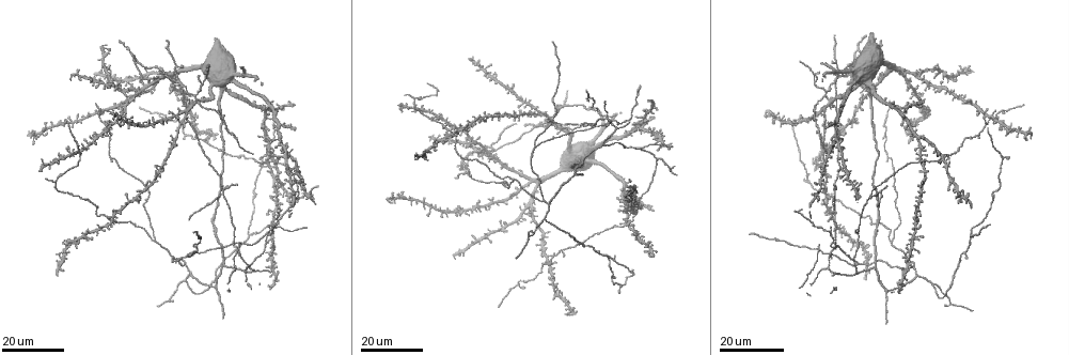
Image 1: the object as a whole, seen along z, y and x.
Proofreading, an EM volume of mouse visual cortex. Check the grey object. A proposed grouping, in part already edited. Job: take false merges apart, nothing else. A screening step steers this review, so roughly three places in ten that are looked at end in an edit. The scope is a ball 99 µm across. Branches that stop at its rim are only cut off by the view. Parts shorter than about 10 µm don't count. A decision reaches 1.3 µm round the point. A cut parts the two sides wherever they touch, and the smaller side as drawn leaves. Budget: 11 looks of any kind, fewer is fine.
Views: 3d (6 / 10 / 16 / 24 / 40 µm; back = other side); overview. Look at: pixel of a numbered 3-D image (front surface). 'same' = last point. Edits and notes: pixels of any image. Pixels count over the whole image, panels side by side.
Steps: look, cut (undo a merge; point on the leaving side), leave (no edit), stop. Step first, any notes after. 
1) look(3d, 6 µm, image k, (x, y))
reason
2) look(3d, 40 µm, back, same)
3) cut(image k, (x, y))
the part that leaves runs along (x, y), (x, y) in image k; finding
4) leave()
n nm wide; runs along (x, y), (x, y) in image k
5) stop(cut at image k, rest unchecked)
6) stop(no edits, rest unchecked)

look(3d, 16 µm, image 1, (247, 234))
a fork

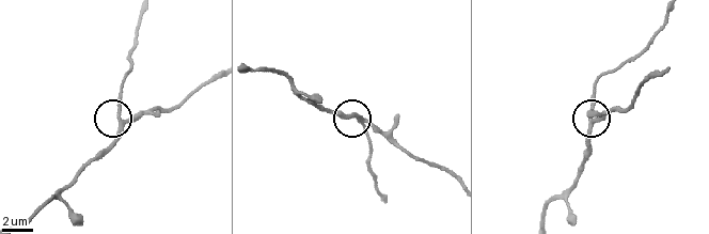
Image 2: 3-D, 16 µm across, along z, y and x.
look(3d, 6 µm, image 2, (591, 121))

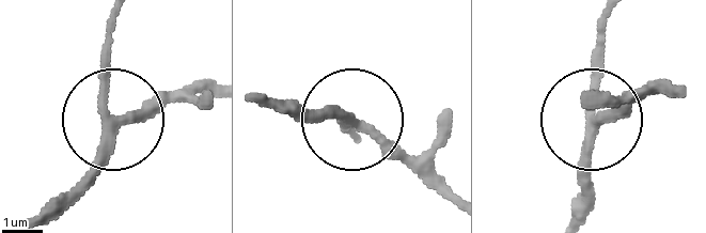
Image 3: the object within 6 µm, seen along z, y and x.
leave()
side arm 12 µm; 3 arms; continuous, no second neuron

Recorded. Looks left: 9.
look(3d, 16 µm, image 1, (242, 270))

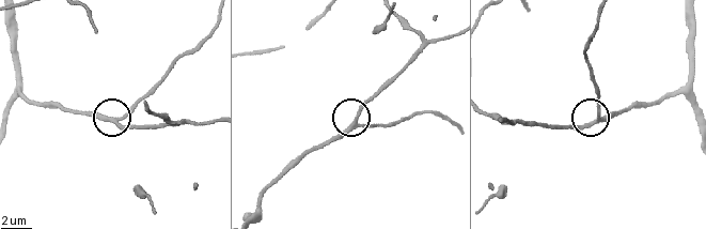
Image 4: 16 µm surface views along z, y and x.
look(3d, 6 µm, image 4, (355, 122))

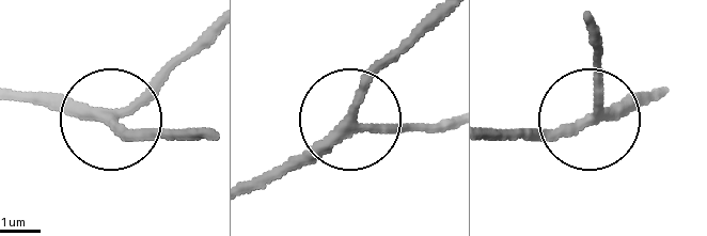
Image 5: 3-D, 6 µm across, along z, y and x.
leave()
230 nm wide; runs along (665, 91), (543, 131), (492, 131) in image 5; all the same neuron

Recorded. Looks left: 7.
look(3d, 24 µm, image 1, (874, 265))
a fork

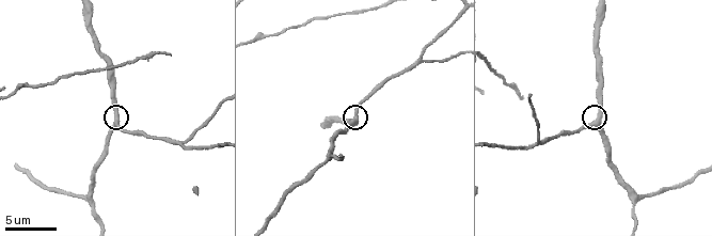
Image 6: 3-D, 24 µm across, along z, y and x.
look(3d, 10 µm, image 6, (356, 123))

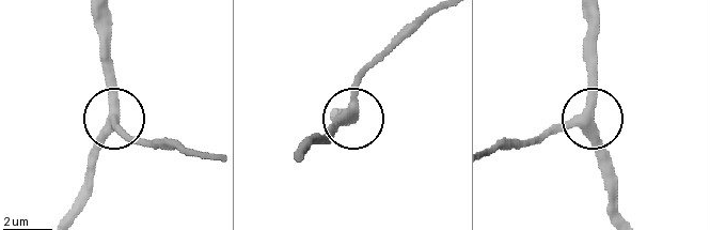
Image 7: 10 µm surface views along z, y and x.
look(3d, 10 µm, back, image 7, (349, 115))

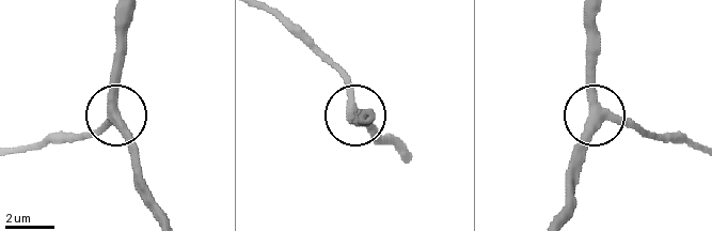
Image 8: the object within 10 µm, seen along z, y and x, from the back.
leave()
3 arms; runs along (131, 18), (115, 92), (115, 123), (138, 164) in image 8; all the same neuron

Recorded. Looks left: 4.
look(3d, 6 µm, image 6, (148, 57))
four-way junction

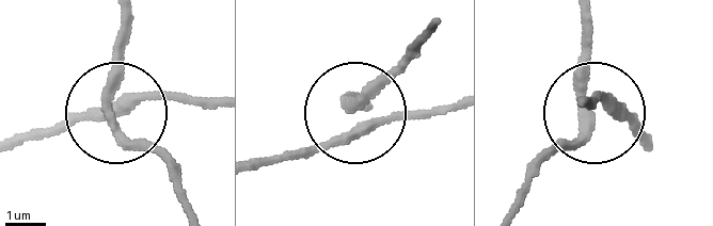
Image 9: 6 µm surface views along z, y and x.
leave()
side arm 60 µm; runs along (511, 208), (525, 177), (597, 119), (628, 116), (644, 133) in image 9; all the same neuron

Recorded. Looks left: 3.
look(3d, 24 µm, image 1, (221, 192))
side arm on a straight run

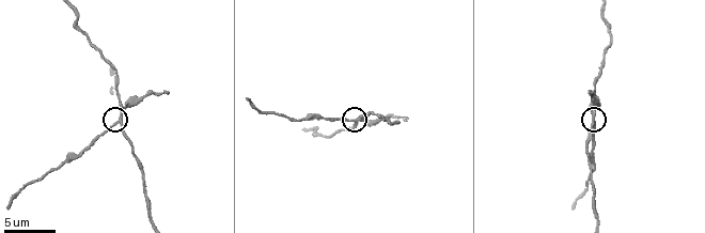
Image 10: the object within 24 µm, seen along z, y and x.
look(3d, 10 µm, image 10, (356, 119))
closer look

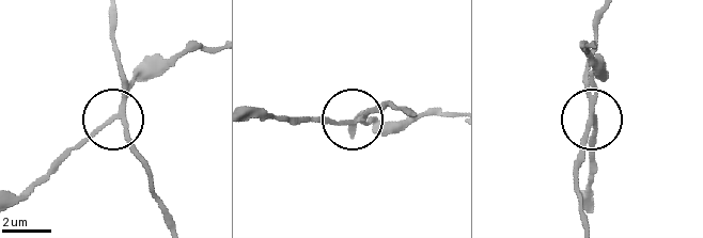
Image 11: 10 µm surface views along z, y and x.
look(3d, 10 µm, back, image 11, (111, 120))

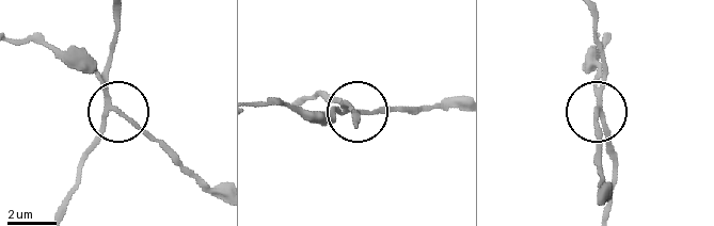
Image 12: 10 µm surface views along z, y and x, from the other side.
cut(image 12, (95, 64))
160 nm wide; the part that leaves runs along (111, 100), (219, 191) in image 12; a second neuron is stuck on

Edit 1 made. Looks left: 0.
stop(cut at image 12, rest unchecked)

